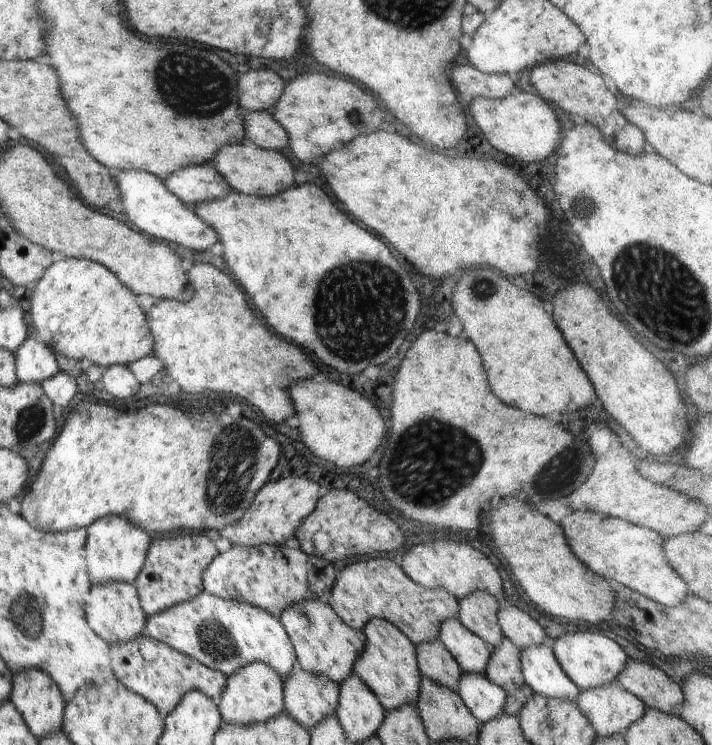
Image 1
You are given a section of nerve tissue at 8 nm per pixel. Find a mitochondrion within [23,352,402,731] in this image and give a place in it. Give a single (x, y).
(234, 455)

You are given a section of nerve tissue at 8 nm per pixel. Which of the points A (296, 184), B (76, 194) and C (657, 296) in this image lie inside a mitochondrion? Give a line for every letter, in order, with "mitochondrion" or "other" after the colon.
A: other
B: other
C: mitochondrion

